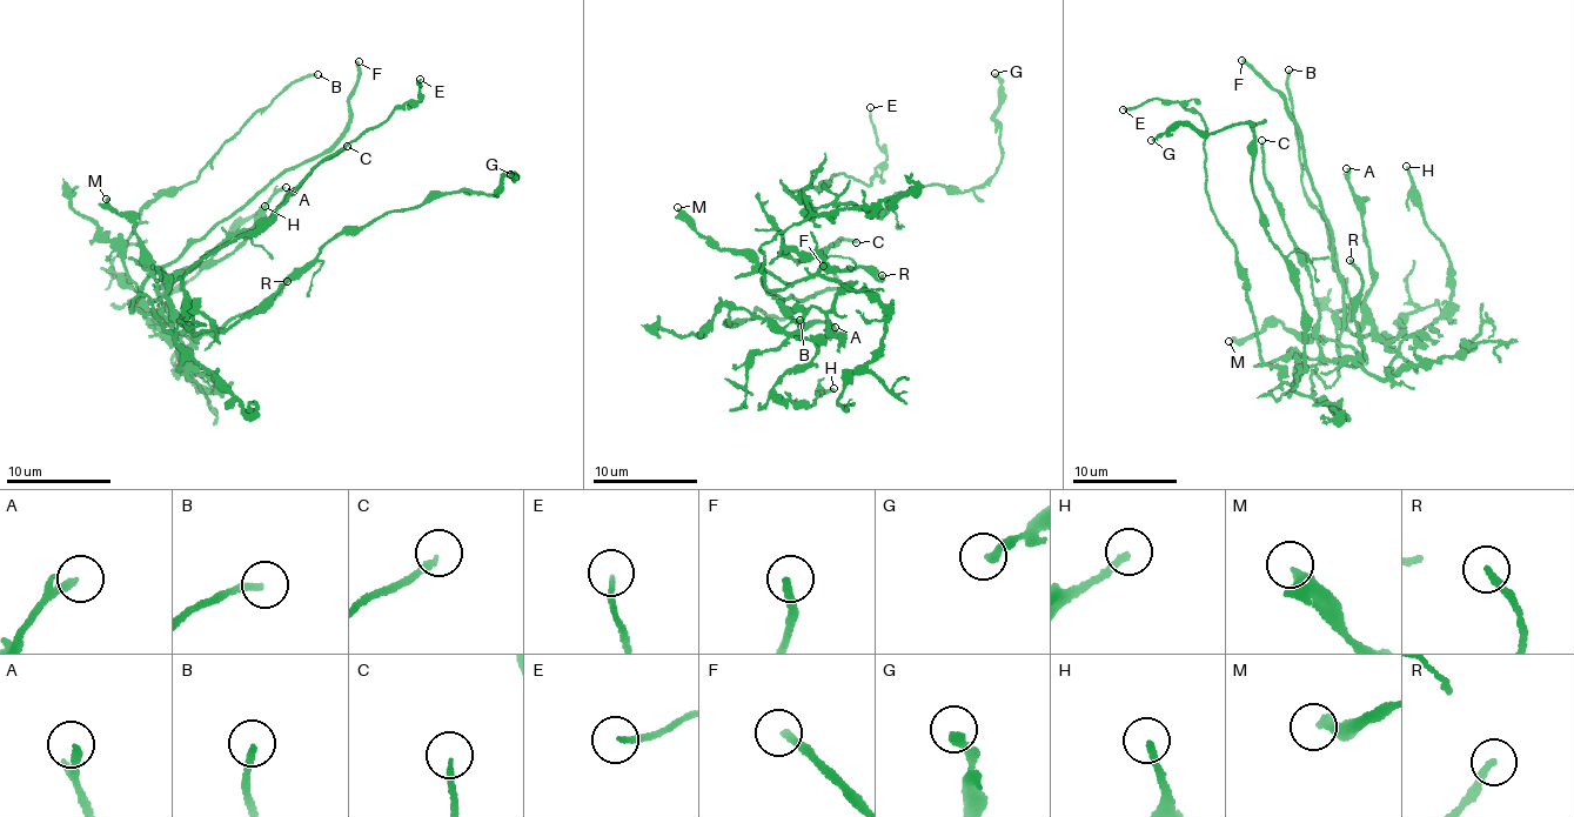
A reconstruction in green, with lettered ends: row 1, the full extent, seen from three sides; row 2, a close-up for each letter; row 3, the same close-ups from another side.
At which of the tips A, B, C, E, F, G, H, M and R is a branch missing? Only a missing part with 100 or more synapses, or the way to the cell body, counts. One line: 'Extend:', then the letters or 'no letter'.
Extend: F

